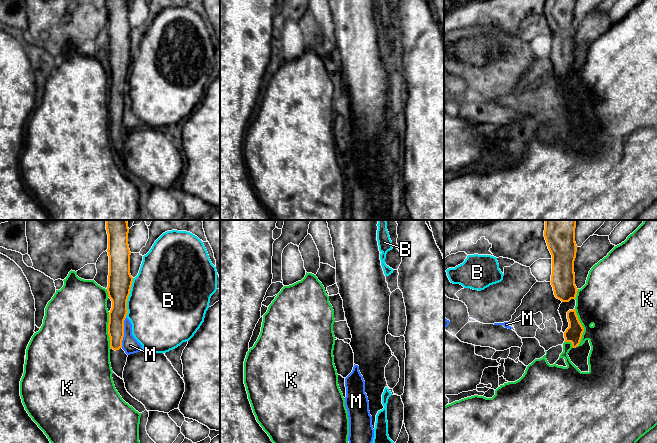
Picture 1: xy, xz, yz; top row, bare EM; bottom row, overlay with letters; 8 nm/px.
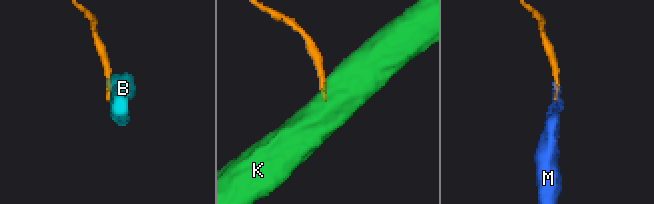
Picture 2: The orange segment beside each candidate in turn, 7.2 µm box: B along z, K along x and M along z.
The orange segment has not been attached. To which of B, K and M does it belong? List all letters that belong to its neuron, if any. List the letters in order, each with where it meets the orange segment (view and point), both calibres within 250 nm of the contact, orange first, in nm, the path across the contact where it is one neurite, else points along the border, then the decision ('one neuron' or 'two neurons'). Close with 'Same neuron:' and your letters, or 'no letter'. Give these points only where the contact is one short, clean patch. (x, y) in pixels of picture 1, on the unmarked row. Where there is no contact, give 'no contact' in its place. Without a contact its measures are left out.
B: xy (128, 72) | 190/500 nm | along xy (133, 54), (127, 76), (127, 90), (125, 92) | two neurons
K: yz (583, 104) | 140/380 nm | two neurons
M: xy (123, 108) | 140/140 nm | along xy (126, 93), (121, 123) | two neurons
Same neuron: no letter

